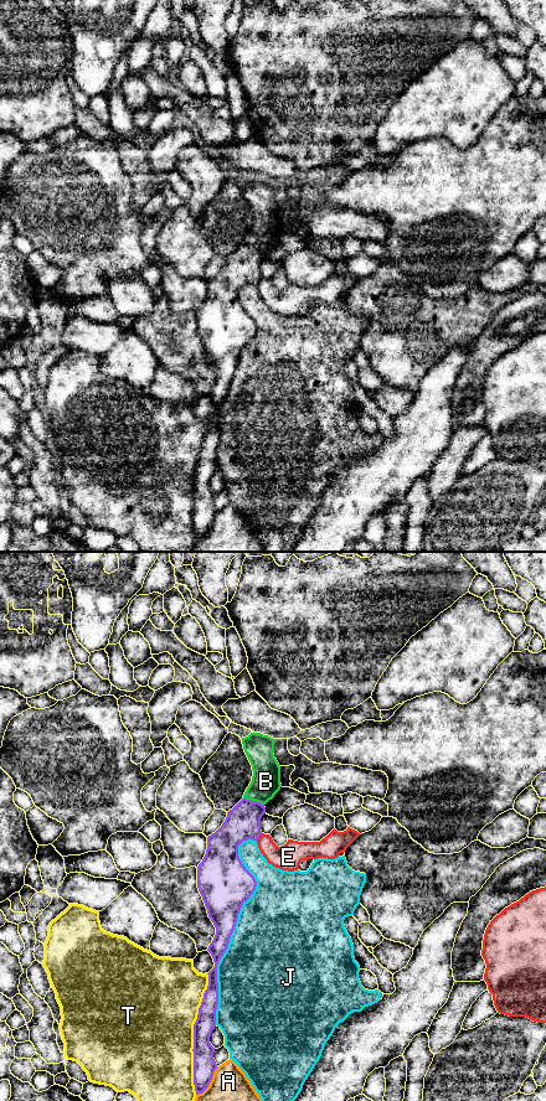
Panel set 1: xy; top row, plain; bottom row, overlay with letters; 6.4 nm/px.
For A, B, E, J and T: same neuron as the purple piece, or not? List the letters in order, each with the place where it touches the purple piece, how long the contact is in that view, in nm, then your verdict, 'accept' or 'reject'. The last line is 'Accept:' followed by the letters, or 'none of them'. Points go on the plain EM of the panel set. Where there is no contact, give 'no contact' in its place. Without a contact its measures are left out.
A: xy (210, 526) | 240 nm | reject
B: xy (253, 246) | 140 nm | accept
E: xy (258, 282) | 60 nm | reject
J: xy (233, 373) | 1250 nm | reject
T: xy (194, 479) | 800 nm | reject
Accept: B

